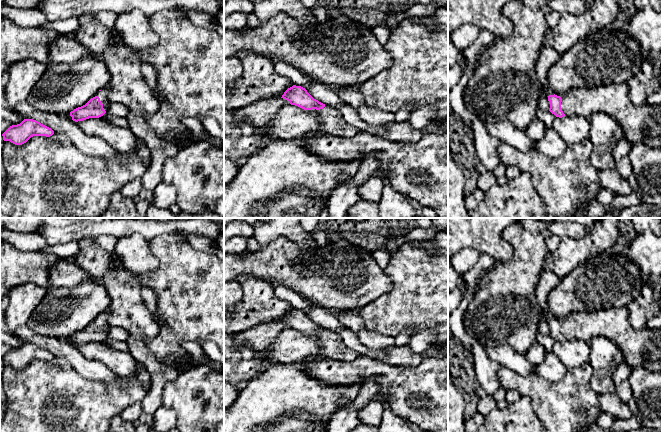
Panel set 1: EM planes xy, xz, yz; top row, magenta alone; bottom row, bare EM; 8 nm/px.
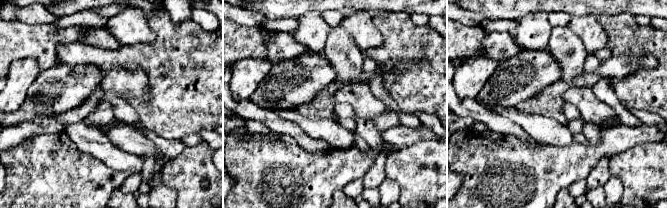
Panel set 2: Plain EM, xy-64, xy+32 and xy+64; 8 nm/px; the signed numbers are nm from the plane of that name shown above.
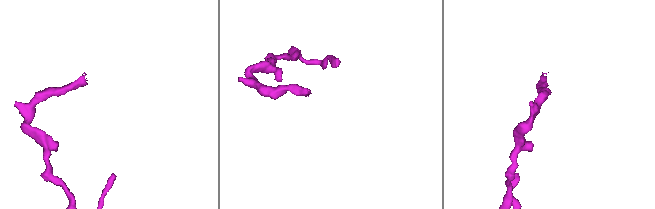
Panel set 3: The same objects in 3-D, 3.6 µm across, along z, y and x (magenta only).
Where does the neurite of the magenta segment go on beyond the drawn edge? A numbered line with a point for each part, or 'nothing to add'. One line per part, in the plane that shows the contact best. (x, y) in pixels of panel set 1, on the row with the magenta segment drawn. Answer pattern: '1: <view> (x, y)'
1: yz (642, 122)

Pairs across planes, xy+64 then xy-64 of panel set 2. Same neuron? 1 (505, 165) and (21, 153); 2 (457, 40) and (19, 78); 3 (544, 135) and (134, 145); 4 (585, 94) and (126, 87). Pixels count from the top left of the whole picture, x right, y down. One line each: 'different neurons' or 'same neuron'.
1: same neuron
2: different neurons
3: same neuron
4: same neuron

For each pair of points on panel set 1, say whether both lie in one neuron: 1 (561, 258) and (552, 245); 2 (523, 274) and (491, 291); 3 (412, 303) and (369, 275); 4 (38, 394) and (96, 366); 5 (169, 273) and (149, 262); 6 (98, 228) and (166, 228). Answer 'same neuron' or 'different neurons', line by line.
1: different neurons
2: same neuron
3: different neurons
4: different neurons
5: different neurons
6: same neuron

